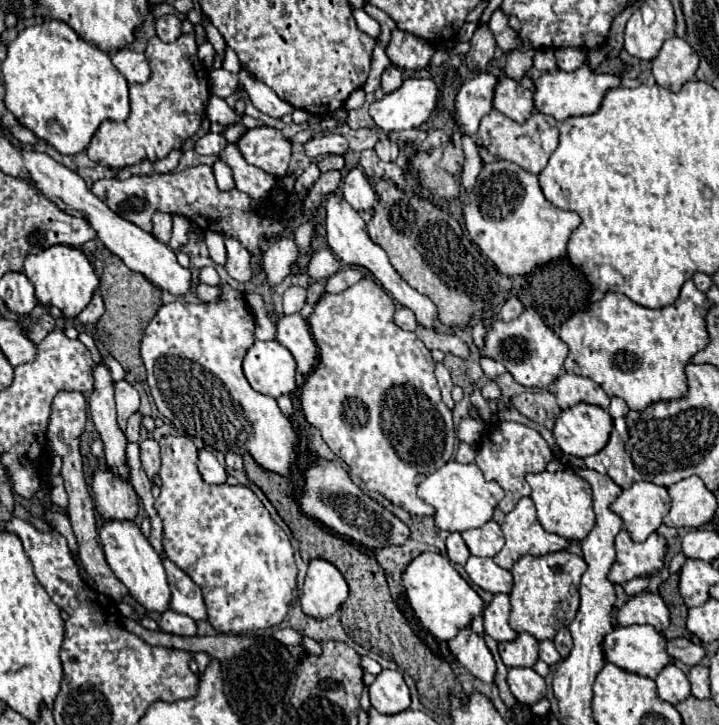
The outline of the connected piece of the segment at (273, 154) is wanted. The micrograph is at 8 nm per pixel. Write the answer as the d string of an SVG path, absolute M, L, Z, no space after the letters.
M253 128L243 134L237 142L243 158L249 164L259 166L273 178L283 178L287 174L291 144L275 128Z

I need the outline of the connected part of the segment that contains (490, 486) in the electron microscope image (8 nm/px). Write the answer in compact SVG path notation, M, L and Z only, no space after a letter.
M449 460L419 484L419 496L435 508L433 520L441 530L463 532L481 528L491 520L497 502L503 498L503 490L497 482L487 482L475 464L459 464L455 460Z

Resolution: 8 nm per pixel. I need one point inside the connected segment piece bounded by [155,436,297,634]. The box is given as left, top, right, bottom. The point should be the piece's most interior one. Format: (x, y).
(222, 537)

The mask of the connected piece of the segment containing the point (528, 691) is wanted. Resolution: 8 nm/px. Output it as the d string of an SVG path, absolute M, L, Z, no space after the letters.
M509 668L507 684L521 704L535 704L547 694L545 680L533 668Z

